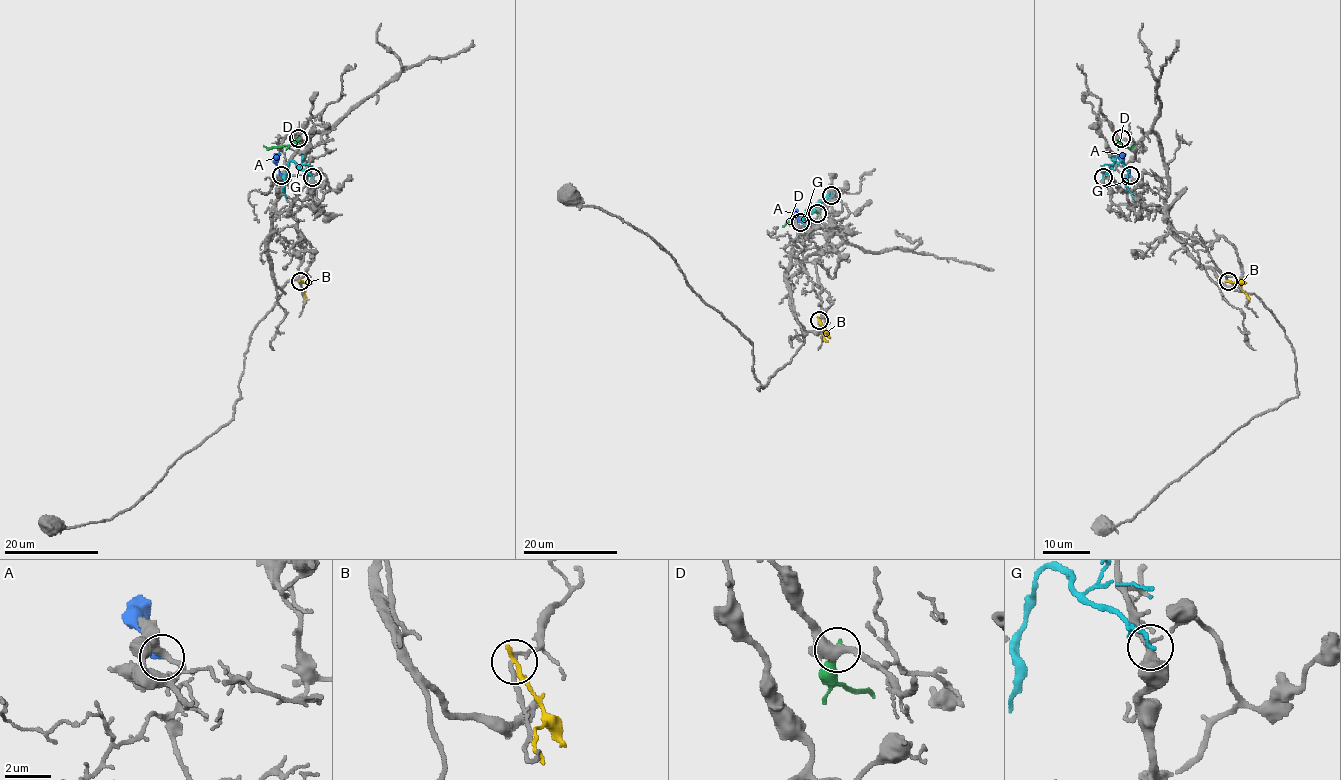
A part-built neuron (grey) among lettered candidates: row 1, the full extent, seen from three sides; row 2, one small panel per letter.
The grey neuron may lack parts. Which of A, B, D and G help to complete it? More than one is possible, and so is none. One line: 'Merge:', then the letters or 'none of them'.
Merge: A

